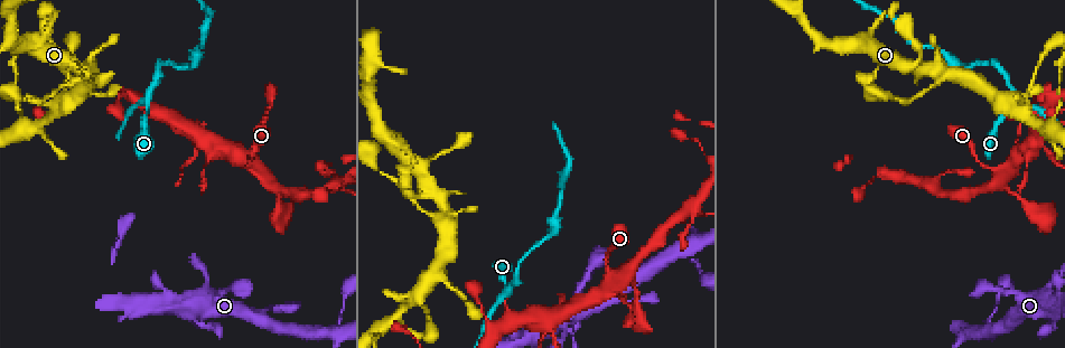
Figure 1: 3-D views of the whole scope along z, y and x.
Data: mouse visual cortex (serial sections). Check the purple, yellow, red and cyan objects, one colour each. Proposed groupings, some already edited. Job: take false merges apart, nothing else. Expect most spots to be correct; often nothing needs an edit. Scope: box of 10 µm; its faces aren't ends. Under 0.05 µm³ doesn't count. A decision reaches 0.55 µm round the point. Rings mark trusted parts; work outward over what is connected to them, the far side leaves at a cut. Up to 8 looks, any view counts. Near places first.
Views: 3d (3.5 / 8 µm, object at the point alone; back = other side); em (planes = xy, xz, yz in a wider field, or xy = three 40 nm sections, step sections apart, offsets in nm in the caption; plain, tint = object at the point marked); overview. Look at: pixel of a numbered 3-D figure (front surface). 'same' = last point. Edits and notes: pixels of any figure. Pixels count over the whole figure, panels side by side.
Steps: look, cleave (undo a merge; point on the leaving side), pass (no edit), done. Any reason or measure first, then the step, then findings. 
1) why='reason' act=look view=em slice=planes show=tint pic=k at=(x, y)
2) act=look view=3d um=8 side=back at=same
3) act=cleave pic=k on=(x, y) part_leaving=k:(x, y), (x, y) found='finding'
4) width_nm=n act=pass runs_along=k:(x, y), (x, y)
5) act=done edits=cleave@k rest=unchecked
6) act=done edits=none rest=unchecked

why='four arms meet' act=look view=3d um=8 pic=1 at=(692, 261)

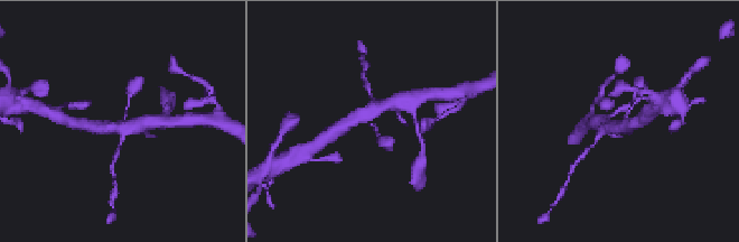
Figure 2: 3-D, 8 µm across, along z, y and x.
arms=4 arm_widths_nm=100,350,350,400 act=look view=em slice=xy step=2 show=tint at=same

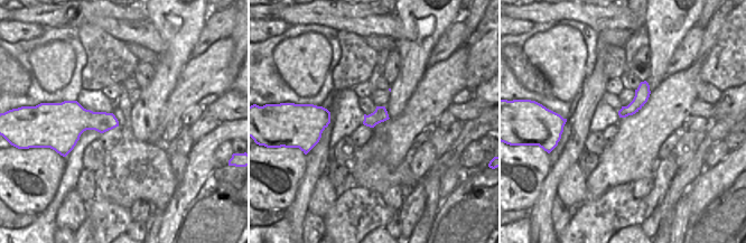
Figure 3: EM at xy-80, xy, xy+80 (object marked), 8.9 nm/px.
act=pass runs_along=2:(95, 128), (120, 126), (130, 95) found='continuous, no second cell'

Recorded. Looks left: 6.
act=look view=3d um=3.5 pic=1 at=(690, 206)

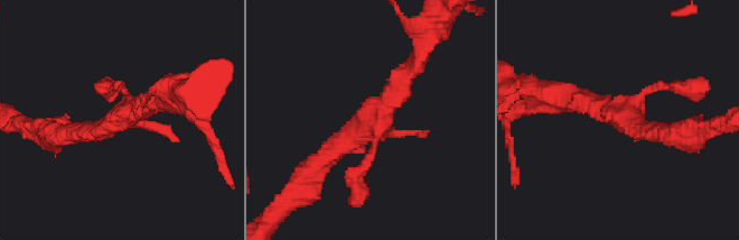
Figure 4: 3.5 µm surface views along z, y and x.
why='shape alone is not enough' act=look view=em slice=xy step=2 show=tint pic=4 at=(627, 117)

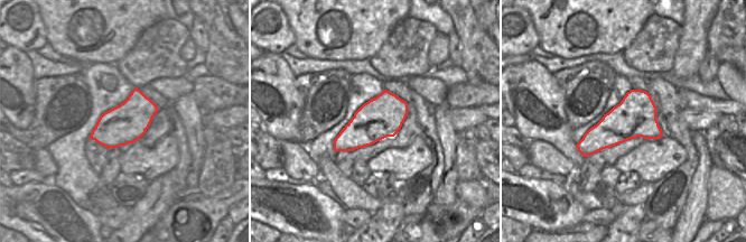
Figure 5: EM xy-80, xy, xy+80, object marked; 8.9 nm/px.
act=pass runs_along=4:(311, 168), (366, 126), (414, 68) found='all the same cell'

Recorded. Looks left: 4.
act=look view=3d um=8 pic=1 at=(148, 99)

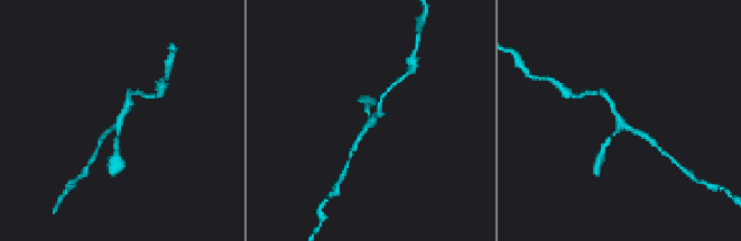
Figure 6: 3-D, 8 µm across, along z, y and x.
why='closer look' act=look view=3d um=3.5 at=same

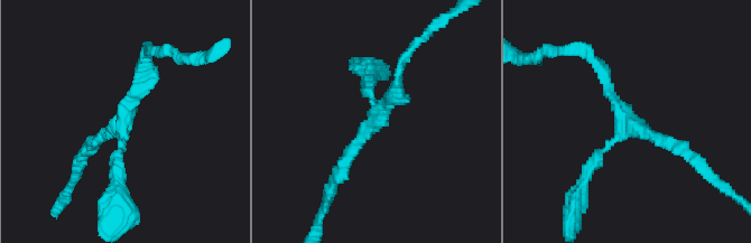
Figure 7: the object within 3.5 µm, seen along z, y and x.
arms=3 arm_widths_nm=150,200,200 act=look view=em slice=xy step=3 show=tint pic=7 at=(373, 118)

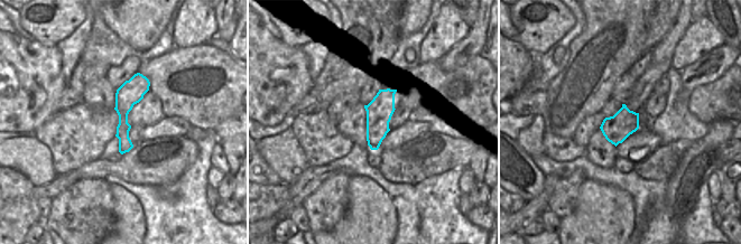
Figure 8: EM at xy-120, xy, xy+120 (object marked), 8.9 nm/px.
act=pass runs_along=8:(139, 76), (123, 104), (122, 150) found='all the same cell'

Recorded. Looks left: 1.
act=done edits=none rest=unchecked

